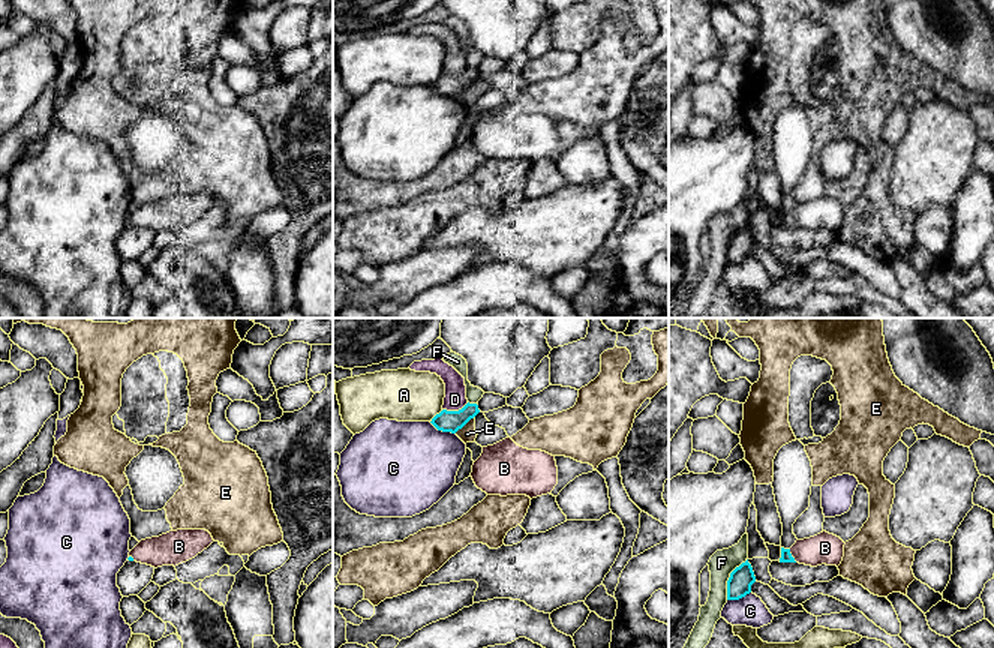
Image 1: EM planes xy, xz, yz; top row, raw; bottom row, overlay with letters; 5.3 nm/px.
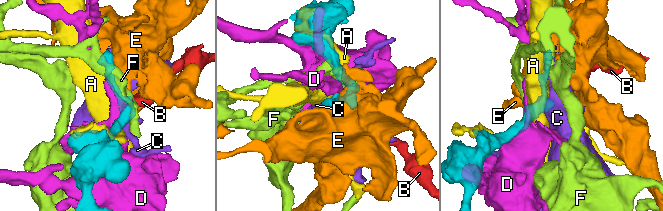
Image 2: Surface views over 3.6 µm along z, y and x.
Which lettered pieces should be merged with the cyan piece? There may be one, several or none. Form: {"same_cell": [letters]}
{"same_cell": ["B"]}

